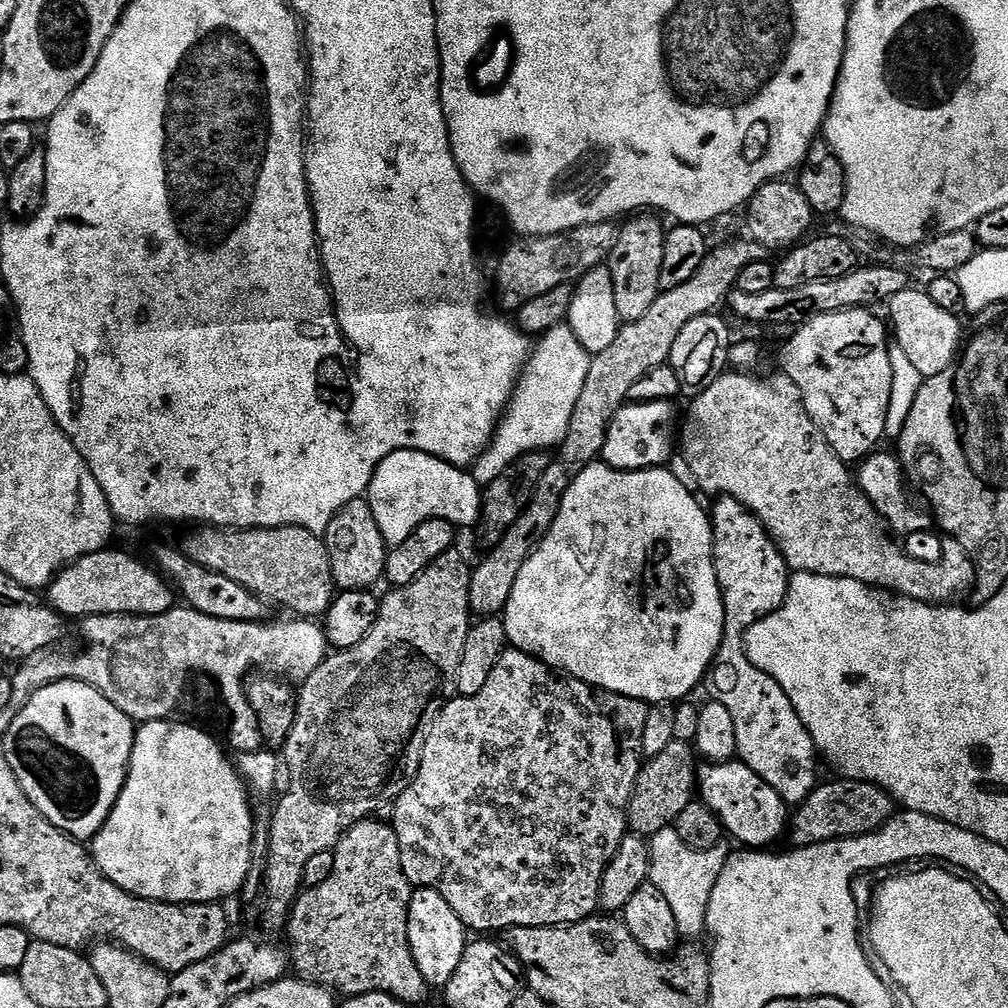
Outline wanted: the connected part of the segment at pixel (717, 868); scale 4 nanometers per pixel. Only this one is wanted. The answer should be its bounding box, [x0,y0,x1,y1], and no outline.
[649,828,730,938]

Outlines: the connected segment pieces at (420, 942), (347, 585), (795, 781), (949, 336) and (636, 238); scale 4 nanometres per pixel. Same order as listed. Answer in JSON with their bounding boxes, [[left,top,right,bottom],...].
[[408,888,466,990],[322,498,390,592],[703,496,818,806],[886,286,962,377],[606,214,666,324]]

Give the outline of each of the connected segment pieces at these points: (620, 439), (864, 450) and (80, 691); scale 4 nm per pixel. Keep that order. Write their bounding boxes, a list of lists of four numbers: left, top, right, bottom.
[[602,400,678,472],[779,308,892,466],[2,680,137,842]]

